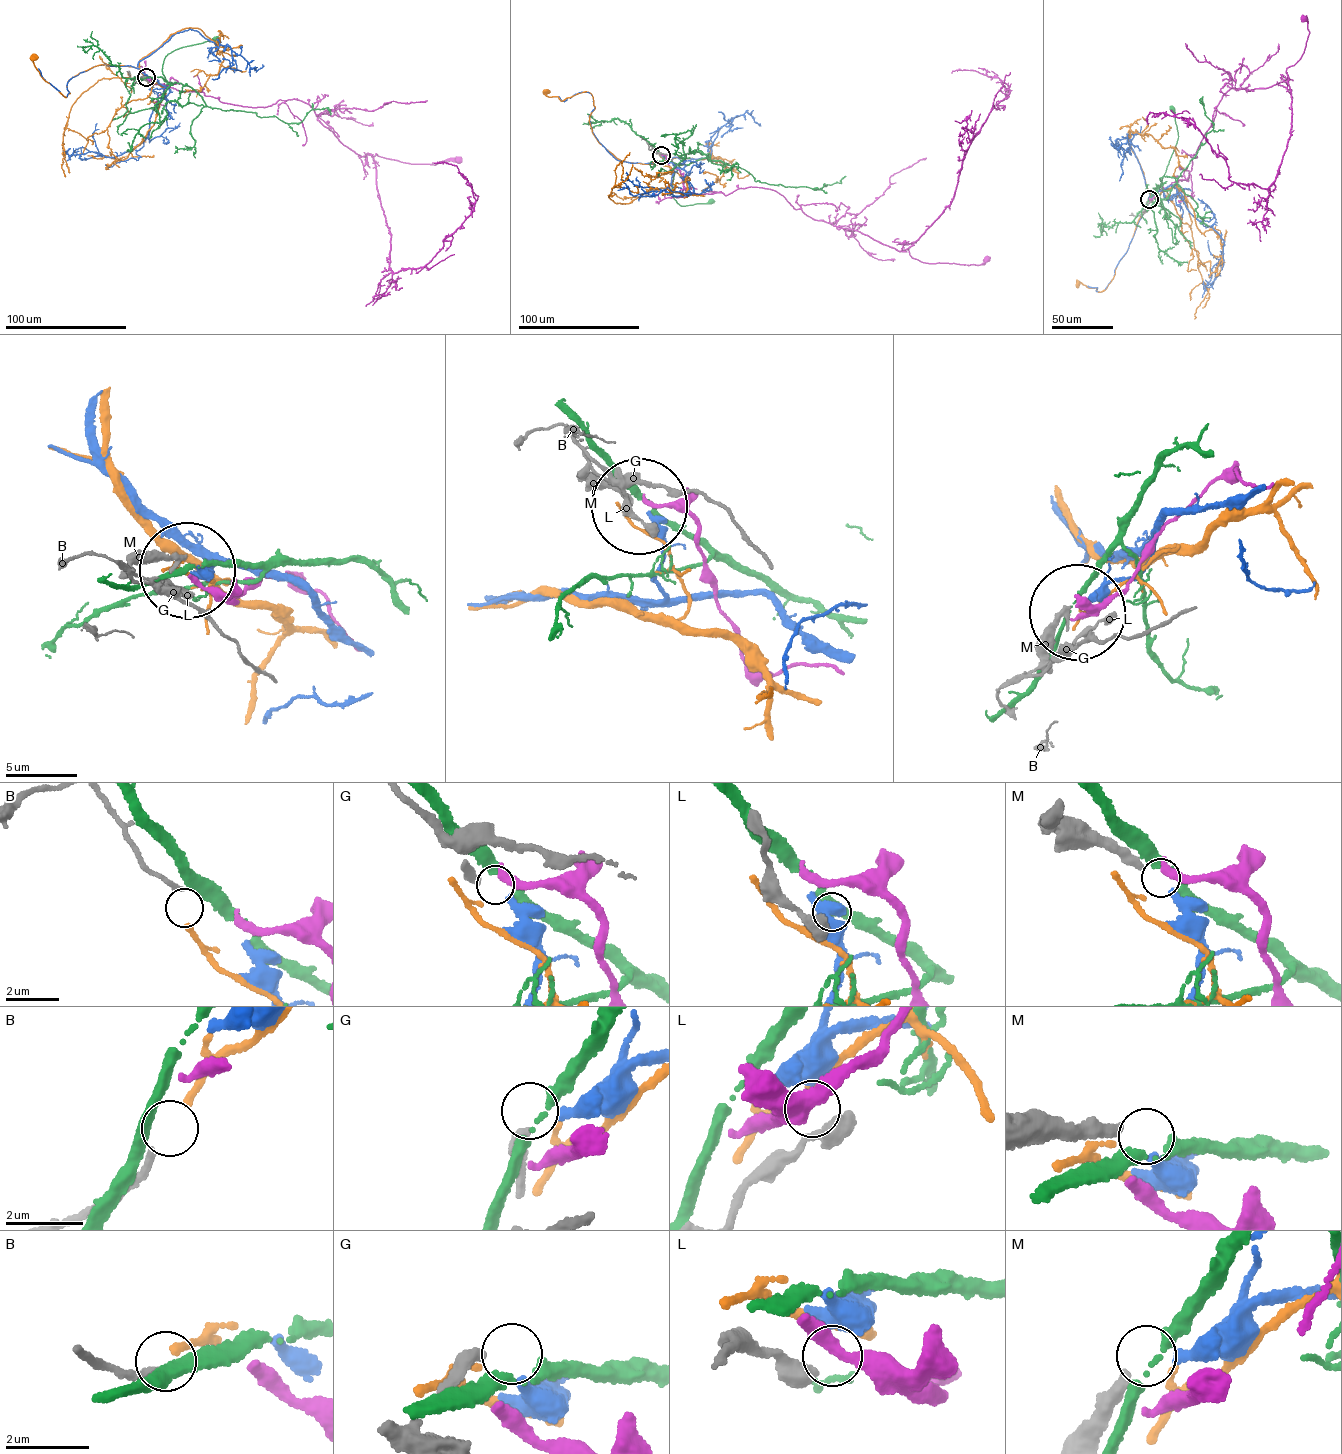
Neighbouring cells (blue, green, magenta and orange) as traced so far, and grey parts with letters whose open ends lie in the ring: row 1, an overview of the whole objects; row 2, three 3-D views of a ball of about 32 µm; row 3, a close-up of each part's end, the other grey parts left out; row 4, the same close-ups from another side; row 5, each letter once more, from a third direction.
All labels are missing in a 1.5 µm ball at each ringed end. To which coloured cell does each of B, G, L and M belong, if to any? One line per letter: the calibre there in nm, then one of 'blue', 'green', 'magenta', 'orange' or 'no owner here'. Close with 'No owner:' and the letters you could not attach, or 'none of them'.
B: 150 nm thick; orange
G: 360 nm thick; no owner here
L: 550 nm thick; no owner here
M: 300 nm thick; no owner here
No owner: G, L, M

